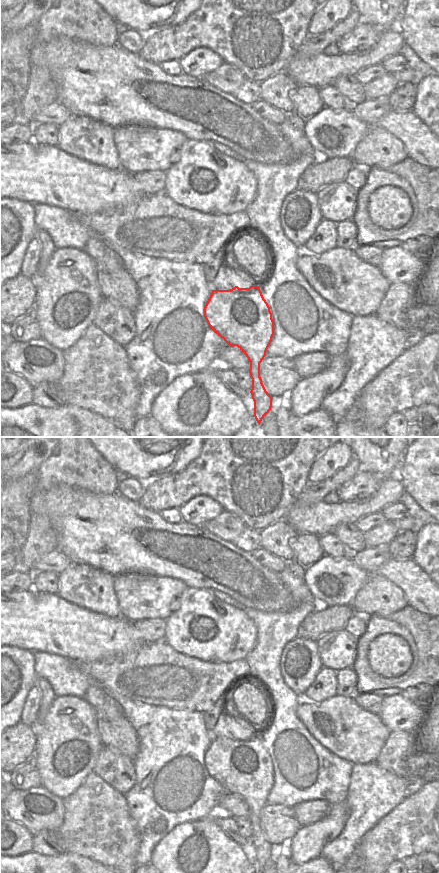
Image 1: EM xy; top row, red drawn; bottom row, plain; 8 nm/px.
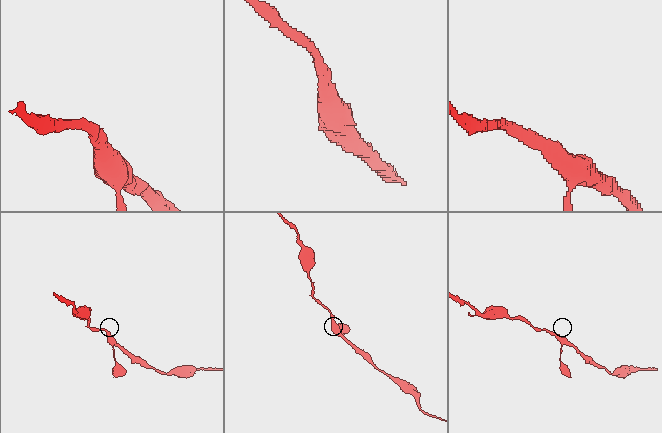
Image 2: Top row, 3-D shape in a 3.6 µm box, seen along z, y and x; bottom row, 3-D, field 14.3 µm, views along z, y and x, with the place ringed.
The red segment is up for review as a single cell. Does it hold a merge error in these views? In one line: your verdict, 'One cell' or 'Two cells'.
One cell

